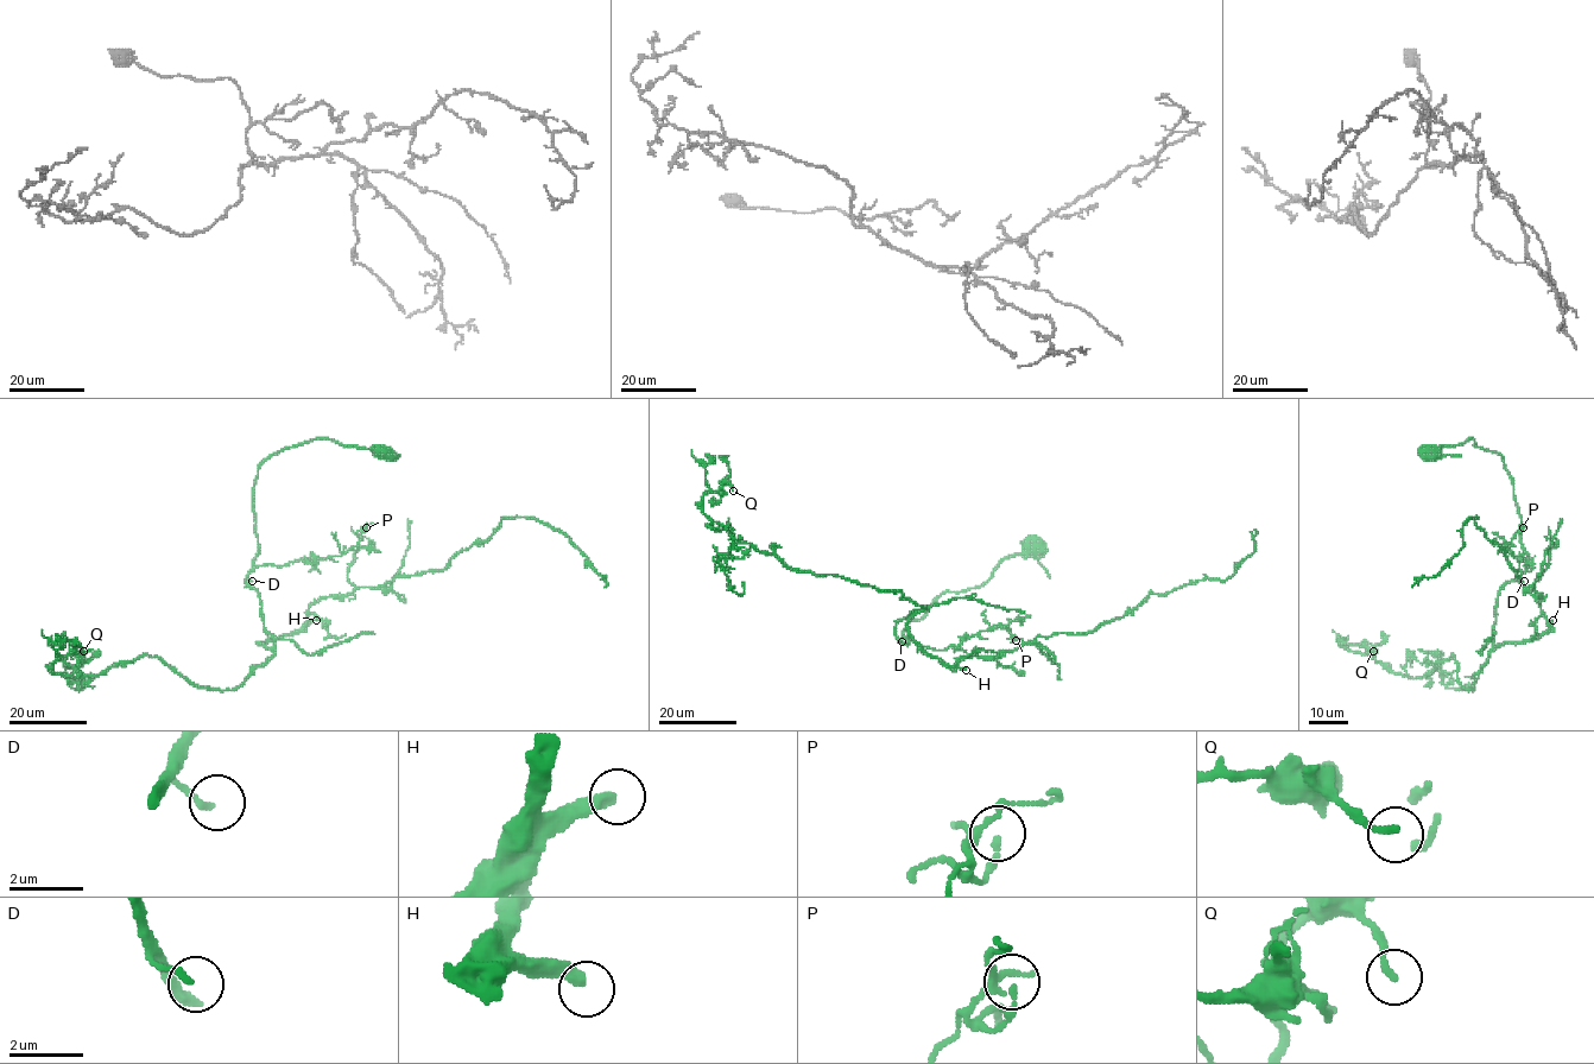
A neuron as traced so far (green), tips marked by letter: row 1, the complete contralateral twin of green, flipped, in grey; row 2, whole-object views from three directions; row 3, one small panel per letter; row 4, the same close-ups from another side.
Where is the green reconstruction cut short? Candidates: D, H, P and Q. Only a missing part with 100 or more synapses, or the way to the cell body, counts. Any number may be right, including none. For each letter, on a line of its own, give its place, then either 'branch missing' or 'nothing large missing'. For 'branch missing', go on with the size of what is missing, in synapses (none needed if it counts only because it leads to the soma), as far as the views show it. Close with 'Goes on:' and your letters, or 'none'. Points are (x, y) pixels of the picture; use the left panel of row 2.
D: at (252, 581); nothing large missing
H: at (316, 620); branch missing; about 160 synapses
P: at (366, 527); nothing large missing
Q: at (83, 651); nothing large missing
Goes on: H

